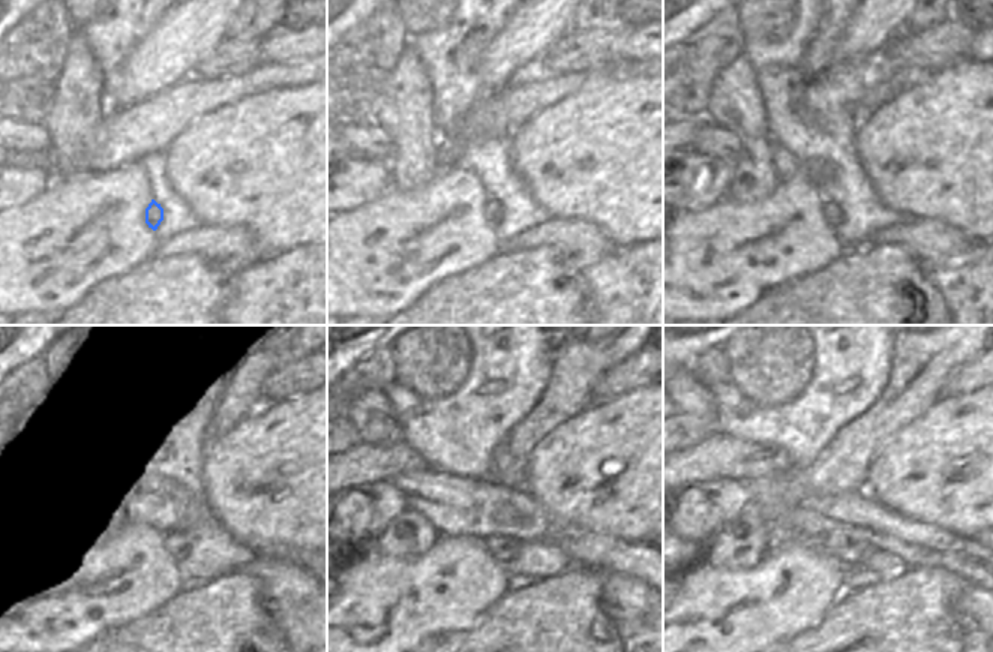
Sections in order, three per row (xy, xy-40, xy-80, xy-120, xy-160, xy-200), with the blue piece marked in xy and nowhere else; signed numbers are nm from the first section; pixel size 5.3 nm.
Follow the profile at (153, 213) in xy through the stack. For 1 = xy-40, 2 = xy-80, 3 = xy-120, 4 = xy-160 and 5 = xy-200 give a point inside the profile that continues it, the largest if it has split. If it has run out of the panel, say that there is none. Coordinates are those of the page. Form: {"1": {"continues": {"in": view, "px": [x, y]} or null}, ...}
{"1": {"continues": {"in": "xy-40", "px": [492, 210]}}, "2": {"continues": {"in": "xy-80", "px": [831, 212]}}, "3": {"continues": {"in": "xy-120", "px": [165, 549]}}, "4": {"continues": {"in": "xy-160", "px": [504, 549]}}, "5": {"continues": {"in": "xy-200", "px": [851, 550]}}}

